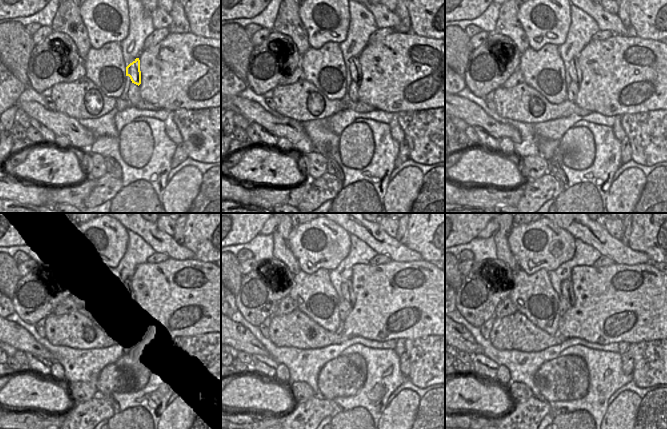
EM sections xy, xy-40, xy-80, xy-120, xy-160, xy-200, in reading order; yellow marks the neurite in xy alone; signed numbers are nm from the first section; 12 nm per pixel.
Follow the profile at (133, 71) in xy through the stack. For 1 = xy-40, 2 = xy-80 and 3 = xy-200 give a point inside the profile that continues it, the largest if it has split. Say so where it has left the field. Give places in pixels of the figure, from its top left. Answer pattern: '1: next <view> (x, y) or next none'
1: next xy-40 (353, 73)
2: next xy-80 (574, 72)
3: next xy-200 (566, 286)

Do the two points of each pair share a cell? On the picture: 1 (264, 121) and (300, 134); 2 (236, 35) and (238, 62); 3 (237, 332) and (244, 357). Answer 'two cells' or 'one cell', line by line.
1: one cell
2: one cell
3: two cells

